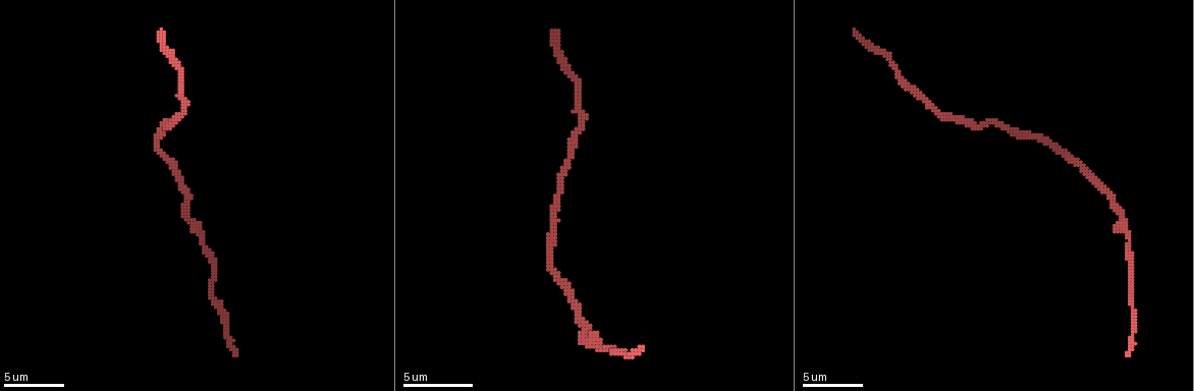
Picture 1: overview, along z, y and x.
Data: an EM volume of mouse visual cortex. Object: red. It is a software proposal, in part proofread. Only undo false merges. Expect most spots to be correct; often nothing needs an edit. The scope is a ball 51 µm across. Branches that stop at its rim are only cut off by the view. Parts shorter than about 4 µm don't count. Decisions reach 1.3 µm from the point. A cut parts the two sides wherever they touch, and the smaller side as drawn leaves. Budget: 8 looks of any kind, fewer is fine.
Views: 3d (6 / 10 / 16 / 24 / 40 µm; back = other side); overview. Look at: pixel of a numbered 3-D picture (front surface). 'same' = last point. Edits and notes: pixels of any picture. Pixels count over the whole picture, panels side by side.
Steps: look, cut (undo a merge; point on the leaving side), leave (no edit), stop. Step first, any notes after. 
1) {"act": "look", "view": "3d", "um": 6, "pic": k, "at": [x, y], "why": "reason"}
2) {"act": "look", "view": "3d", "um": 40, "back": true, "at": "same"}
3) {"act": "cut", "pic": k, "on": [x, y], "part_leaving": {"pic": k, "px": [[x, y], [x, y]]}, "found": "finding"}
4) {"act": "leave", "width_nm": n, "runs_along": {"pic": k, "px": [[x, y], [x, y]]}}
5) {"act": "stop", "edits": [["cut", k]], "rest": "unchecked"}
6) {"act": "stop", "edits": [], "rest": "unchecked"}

{"act": "look", "view": "3d", "um": 10, "pic": 1, "at": [1129, 231], "why": "calibre changes"}

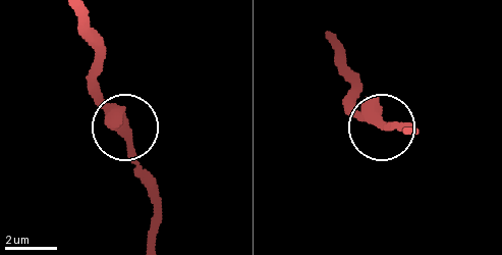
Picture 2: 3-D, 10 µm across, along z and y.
{"act": "leave", "width_nm": 400, "runs_along": {"pic": 2, "px": [[76, 16], [94, 55], [98, 95], [124, 128], [144, 185]]}, "found": "all the same neuron"}

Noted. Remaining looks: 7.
{"act": "look", "view": "3d", "um": 10, "pic": 1, "at": [170, 121], "why": "a narrow waist"}

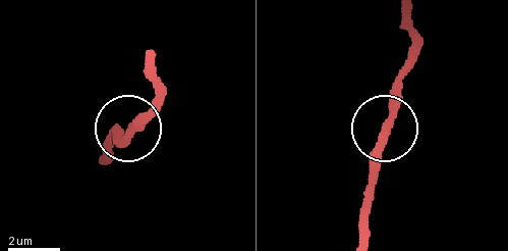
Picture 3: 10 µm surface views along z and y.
{"act": "look", "view": "3d", "um": 6, "pic": 3, "at": [131, 132]}

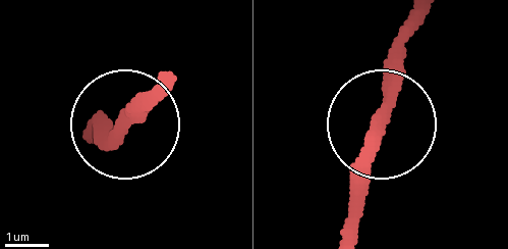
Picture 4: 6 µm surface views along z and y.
{"act": "leave", "runs_along": {"pic": 4, "px": [[350, 234], [397, 69], [397, 29]]}, "found": "one neuron here"}

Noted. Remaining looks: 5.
{"act": "look", "view": "3d", "um": 10, "pic": 1, "at": [906, 85], "why": "sudden change in width"}

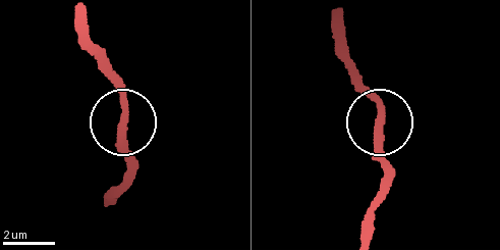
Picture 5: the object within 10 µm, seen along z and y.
{"act": "look", "view": "3d", "um": 10, "back": true, "pic": 5, "at": [124, 123]}

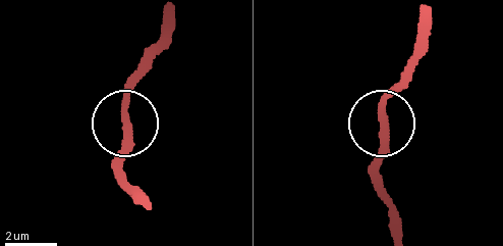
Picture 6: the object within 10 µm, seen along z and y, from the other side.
{"act": "leave", "runs_along": {"pic": 6, "px": [[145, 207], [123, 179], [123, 99], [134, 82]]}, "found": "one neuron here"}

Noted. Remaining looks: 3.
{"act": "look", "view": "3d", "um": 6, "pic": 1, "at": [1059, 148]}

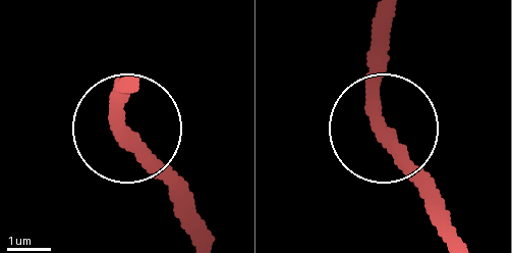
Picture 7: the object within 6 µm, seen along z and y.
{"act": "leave", "runs_along": {"pic": 7, "px": [[124, 144], [135, 136], [186, 188]]}, "found": "continuous, no second neuron"}

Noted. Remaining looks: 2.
{"act": "stop", "edits": [], "rest": "unchecked"}

